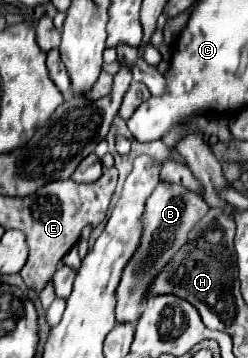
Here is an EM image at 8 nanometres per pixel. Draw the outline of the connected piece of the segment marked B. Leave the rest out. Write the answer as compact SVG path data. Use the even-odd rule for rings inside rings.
M161 182L151 198L145 204L145 214L143 214L143 232L141 232L141 242L133 254L133 258L127 262L123 274L121 274L121 282L115 290L117 296L117 322L137 322L141 312L143 312L143 304L147 302L145 294L149 294L149 286L153 286L153 278L157 278L157 274L163 270L165 262L169 262L169 258L173 258L173 254L187 242L189 230L193 230L193 224L197 224L205 214L207 214L209 206L205 204L205 200L195 194L189 192L185 186L175 184L175 182Z

